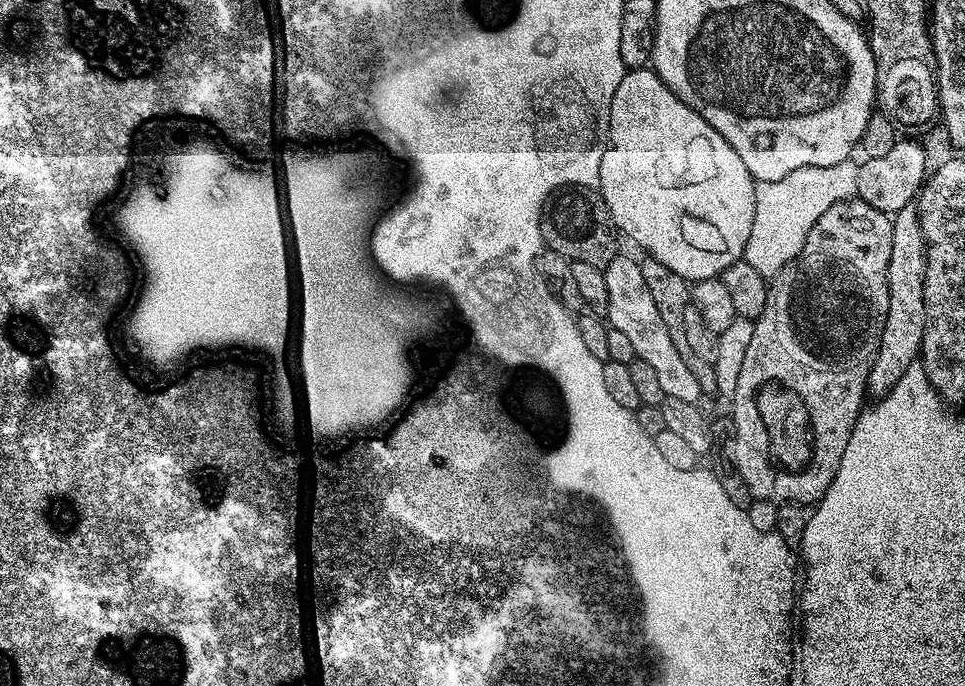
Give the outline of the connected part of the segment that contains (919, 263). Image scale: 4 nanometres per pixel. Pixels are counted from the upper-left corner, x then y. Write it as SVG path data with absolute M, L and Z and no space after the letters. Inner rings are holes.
M915 203L907 204L901 212L892 216L892 241L890 242L890 266L888 267L888 289L890 290L890 306L886 310L886 326L882 330L878 358L874 358L874 366L870 366L868 375L868 392L879 398L886 395L892 387L917 363L922 334L926 330L926 298L924 297L924 275L928 261L928 247L924 244L924 235L920 225L920 214Z

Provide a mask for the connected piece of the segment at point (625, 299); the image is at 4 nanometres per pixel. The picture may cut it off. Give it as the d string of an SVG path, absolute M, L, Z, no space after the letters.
M618 254L604 267L608 299L607 323L614 330L622 330L622 334L626 334L626 339L634 346L636 359L647 362L655 370L665 397L699 405L702 393L698 382L690 366L682 362L682 354L678 354L674 338L670 338L670 330L666 330L666 322L662 322L662 314L658 314L658 306L654 306L654 294L650 294L650 286L646 278L642 278L640 265L639 259Z

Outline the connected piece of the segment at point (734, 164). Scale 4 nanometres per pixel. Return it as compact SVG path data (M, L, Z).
M651 67L630 68L625 71L622 82L618 82L618 90L614 90L614 102L610 102L608 145L602 154L602 170L598 185L600 197L606 202L617 229L623 235L625 232L638 247L648 251L647 255L651 259L662 262L662 266L670 266L670 270L674 270L674 274L678 274L683 280L715 280L744 255L746 242L750 238L750 226L754 226L756 186L757 181L752 179L750 170L746 170L746 162L742 162L742 158L734 154L730 142L726 142L726 138L722 138L722 134L718 134L718 130L714 130L714 126L710 126L710 122L706 122L702 114L686 106L686 102L682 102L682 98L678 98L678 94L674 94L674 90L670 90L670 86L666 86L666 82L662 82L662 78L658 78L658 74L653 72Z

